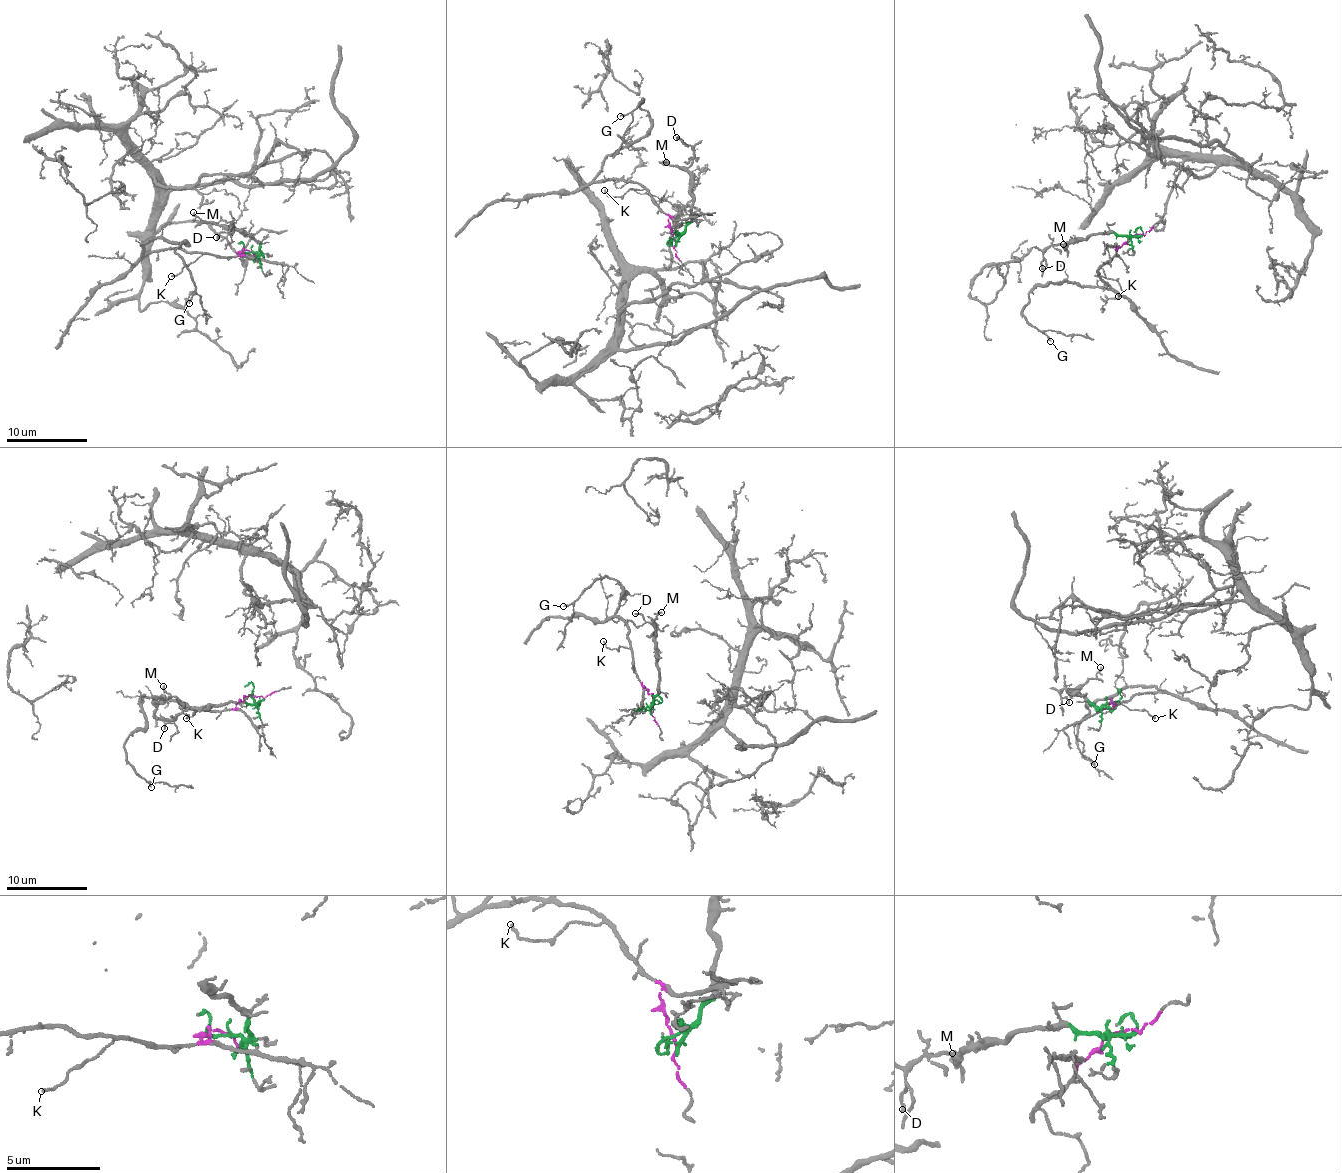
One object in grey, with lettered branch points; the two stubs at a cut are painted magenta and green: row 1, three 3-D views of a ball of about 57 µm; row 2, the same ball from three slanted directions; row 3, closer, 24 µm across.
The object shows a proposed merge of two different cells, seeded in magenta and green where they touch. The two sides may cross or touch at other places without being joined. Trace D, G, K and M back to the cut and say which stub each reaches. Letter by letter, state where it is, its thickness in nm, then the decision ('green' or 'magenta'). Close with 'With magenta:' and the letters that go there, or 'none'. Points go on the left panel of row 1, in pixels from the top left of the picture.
D: (216, 237) | 150 nm | green
G: (189, 303) | 140 nm | magenta
K: (171, 276) | 100 nm | magenta
M: (193, 212) | 190 nm | green
With magenta: G, K

